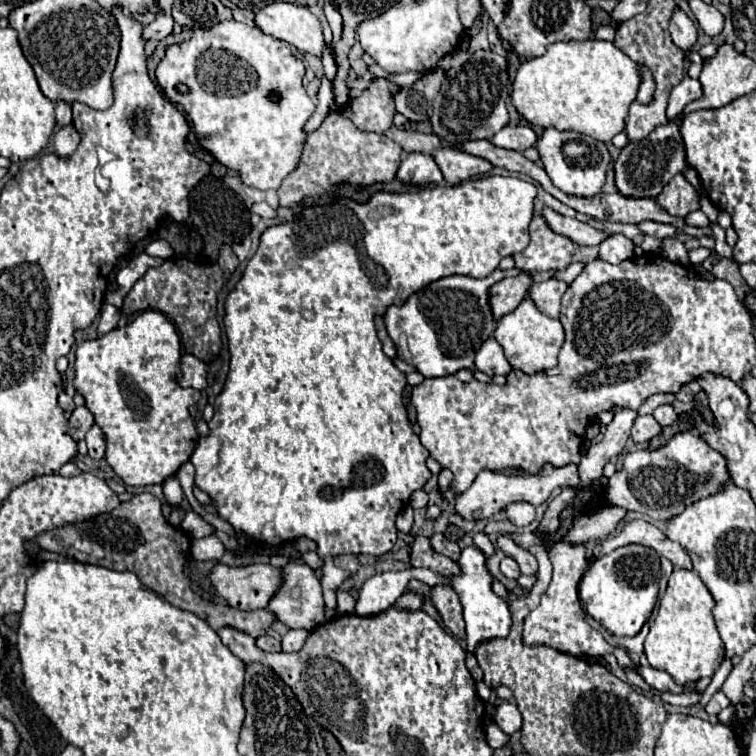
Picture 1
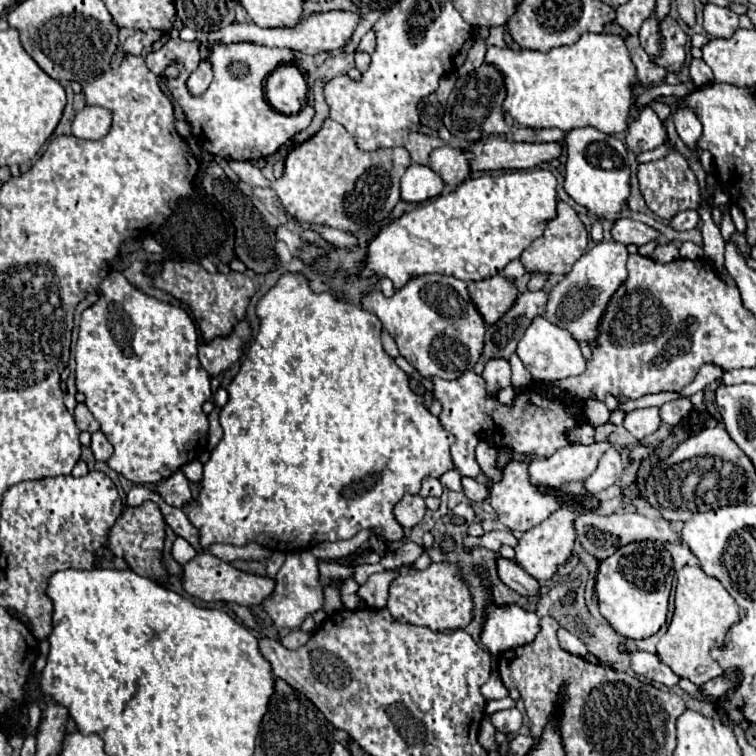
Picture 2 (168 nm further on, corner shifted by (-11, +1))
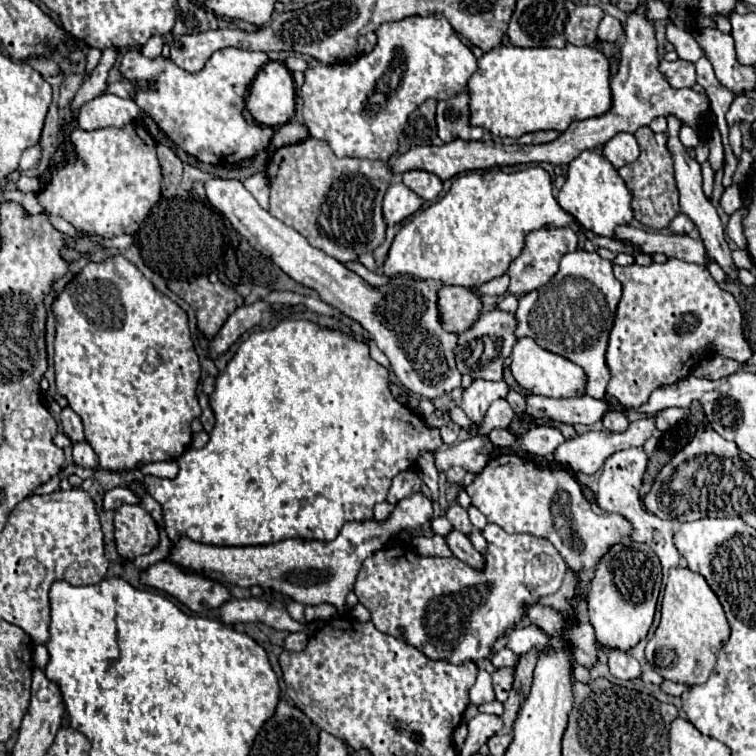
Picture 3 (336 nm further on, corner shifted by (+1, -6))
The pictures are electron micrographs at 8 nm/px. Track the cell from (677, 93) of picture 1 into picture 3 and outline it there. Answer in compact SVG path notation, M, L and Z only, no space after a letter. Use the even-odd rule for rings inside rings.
M668 117L668 129L666 129L666 135L668 135L668 149L672 153L672 159L674 159L674 177L676 177L676 187L680 191L680 209L684 215L688 215L694 225L698 227L700 231L700 239L708 251L708 255L724 269L726 277L728 277L728 283L736 283L738 281L738 269L732 261L732 255L730 255L730 247L724 239L724 229L722 229L722 223L720 223L720 217L716 213L716 207L706 199L706 195L702 193L702 175L700 175L700 165L698 161L686 151L686 147L680 143L680 121L676 117Z

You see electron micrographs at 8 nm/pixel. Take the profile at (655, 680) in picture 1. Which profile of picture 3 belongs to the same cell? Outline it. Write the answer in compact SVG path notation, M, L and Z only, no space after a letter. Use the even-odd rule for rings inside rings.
M612 649L608 653L608 665L610 665L610 673L616 679L640 679L642 677L640 663L632 655L628 655L624 651Z

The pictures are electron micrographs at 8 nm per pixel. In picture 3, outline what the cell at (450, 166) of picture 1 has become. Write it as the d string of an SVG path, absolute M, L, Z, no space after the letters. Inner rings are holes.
M412 169L412 171L406 171L402 175L402 181L414 191L418 193L422 199L426 201L432 201L440 195L442 191L442 181L440 177L436 177L434 173L428 173L428 171L422 171L422 169Z

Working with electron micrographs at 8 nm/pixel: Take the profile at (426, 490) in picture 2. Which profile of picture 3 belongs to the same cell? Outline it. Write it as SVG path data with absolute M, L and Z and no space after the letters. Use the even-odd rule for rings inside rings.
M404 471L404 473L394 477L390 493L388 493L386 499L390 503L398 503L400 499L406 499L414 493L420 493L420 489L422 489L422 481L420 481L418 473L416 471Z

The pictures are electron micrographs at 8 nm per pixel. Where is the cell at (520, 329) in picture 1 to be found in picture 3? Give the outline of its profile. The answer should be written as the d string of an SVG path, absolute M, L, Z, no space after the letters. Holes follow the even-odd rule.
M530 337L518 339L518 343L512 349L510 359L512 359L510 371L512 371L514 379L518 381L520 387L532 391L534 395L546 395L546 397L558 399L558 397L574 397L574 395L584 393L584 371L576 363L568 361L566 357L560 357L556 353L542 349Z

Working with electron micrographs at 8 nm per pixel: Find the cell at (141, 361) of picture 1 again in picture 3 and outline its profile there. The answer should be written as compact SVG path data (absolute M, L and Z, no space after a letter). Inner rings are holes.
M122 255L110 257L104 263L88 263L84 271L64 287L52 309L56 315L56 387L58 393L68 399L72 411L80 415L86 441L98 453L100 463L94 469L69 465L31 495L50 494L59 489L63 478L73 474L88 479L100 469L122 473L140 469L148 463L176 461L192 445L190 423L200 415L196 397L200 361L190 337L186 313L172 299L158 293L154 285Z

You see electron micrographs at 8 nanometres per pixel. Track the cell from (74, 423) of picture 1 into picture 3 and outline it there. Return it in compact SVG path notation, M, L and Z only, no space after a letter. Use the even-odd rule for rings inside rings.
M62 409L60 413L60 423L62 423L62 429L64 433L76 443L76 441L84 441L84 429L82 429L82 419L70 409Z

